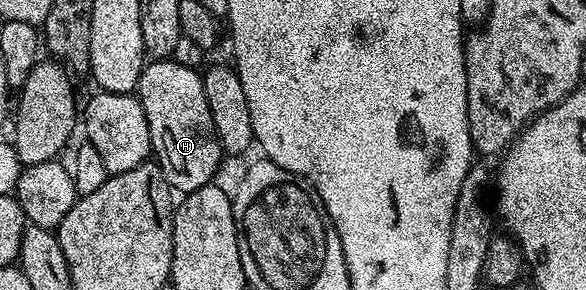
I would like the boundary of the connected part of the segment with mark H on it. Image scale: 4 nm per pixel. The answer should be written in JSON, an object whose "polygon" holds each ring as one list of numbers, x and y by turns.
{"polygon":[[150,61,141,71,135,94,141,99,143,112,149,121,152,153,157,165,170,187,186,195,210,185,216,179,213,177,221,166,223,151,211,120,204,77,177,61]]}

